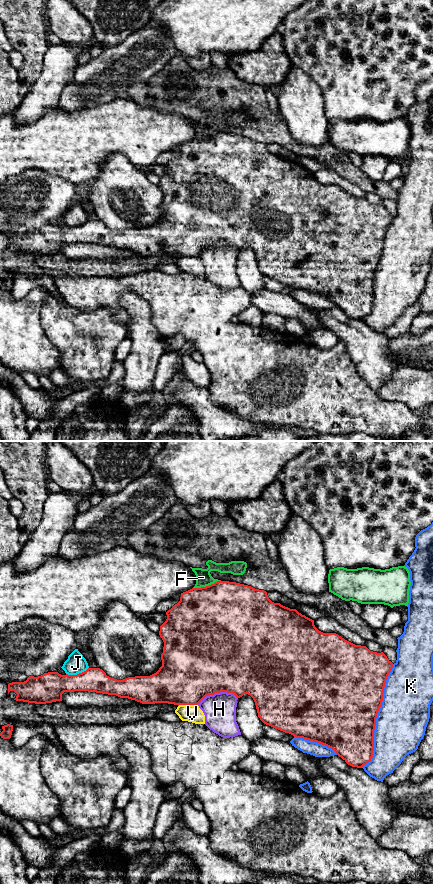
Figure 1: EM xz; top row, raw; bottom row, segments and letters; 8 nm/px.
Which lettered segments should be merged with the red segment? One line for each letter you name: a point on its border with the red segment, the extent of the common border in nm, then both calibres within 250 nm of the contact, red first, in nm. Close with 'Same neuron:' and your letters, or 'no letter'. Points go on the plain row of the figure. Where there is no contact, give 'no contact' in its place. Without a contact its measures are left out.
Same neuron: no letter

